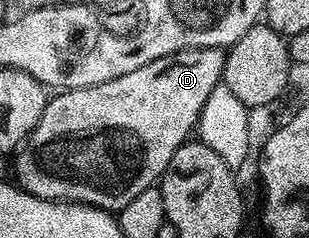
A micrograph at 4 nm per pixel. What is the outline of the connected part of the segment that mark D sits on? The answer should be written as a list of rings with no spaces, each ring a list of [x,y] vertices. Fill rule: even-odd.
[[[192,46],[190,50],[180,50],[169,58],[160,58],[151,64],[143,64],[143,68],[135,68],[135,72],[127,72],[127,76],[119,76],[119,80],[107,80],[103,84],[95,84],[87,88],[63,90],[54,93],[46,101],[43,116],[39,116],[39,124],[35,124],[33,131],[25,137],[25,141],[21,143],[16,151],[16,185],[29,194],[34,194],[40,198],[51,198],[58,202],[82,202],[84,206],[94,206],[100,210],[119,212],[127,204],[131,204],[131,200],[135,200],[135,196],[139,196],[139,192],[155,185],[165,169],[168,168],[168,162],[171,160],[172,154],[187,141],[187,137],[190,135],[188,133],[194,131],[208,96],[211,95],[217,84],[222,81],[225,72],[225,56],[226,51],[215,46]]]

